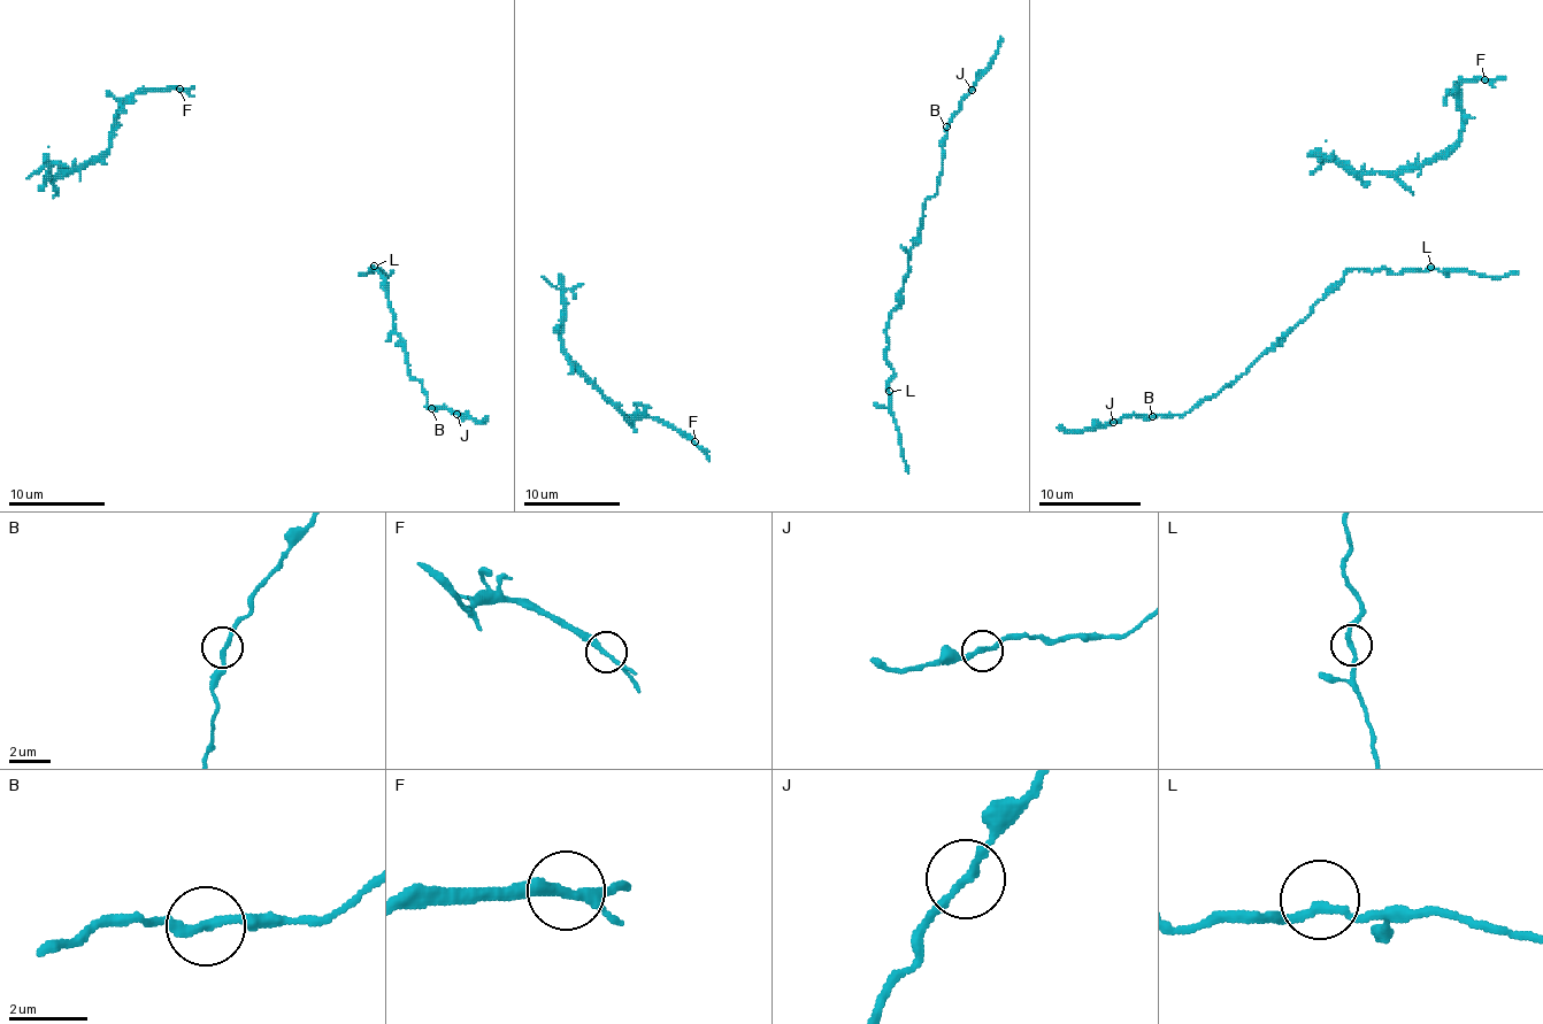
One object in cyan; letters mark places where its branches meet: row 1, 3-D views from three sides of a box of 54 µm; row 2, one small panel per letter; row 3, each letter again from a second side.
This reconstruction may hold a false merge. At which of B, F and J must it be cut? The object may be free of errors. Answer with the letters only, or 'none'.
none

